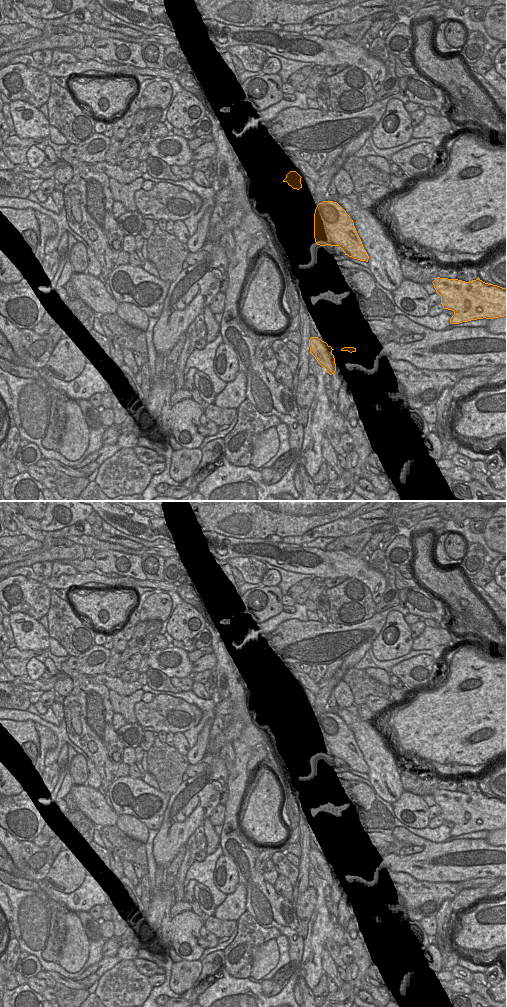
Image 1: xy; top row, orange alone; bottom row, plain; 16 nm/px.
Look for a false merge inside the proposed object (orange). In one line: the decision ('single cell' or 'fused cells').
fused cells

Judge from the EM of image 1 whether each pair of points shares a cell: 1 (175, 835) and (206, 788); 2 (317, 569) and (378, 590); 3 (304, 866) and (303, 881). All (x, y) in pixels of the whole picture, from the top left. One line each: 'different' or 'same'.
1: same
2: same
3: same

